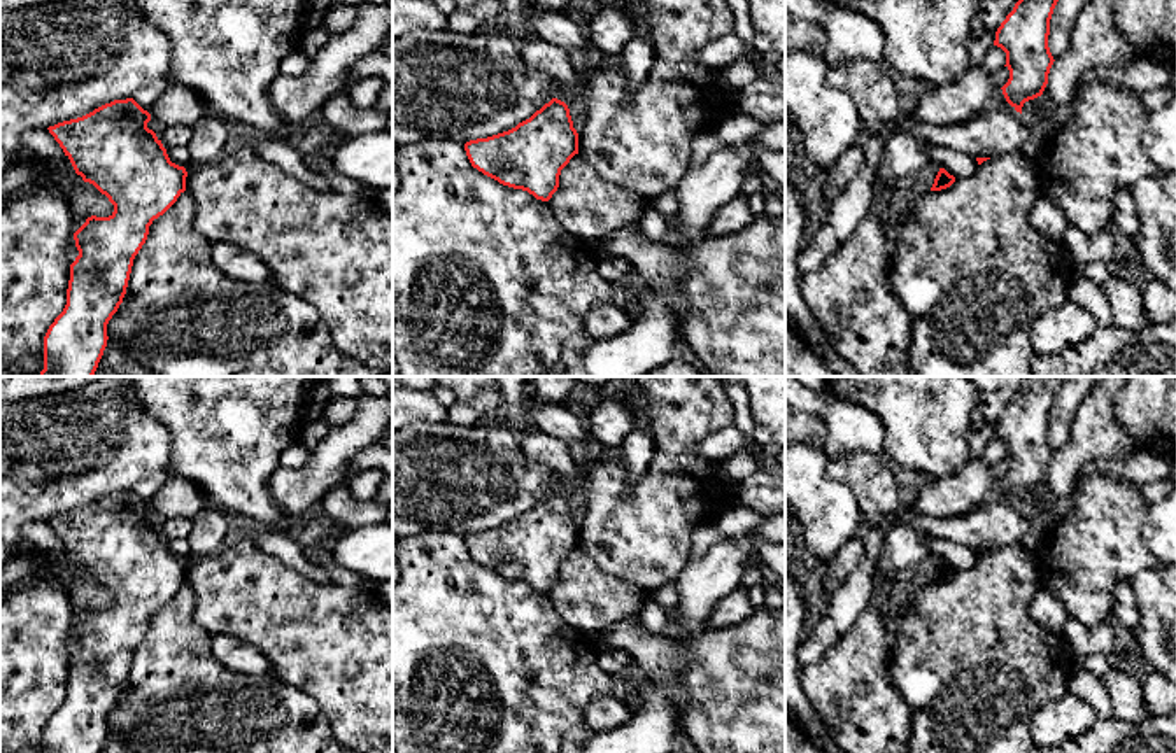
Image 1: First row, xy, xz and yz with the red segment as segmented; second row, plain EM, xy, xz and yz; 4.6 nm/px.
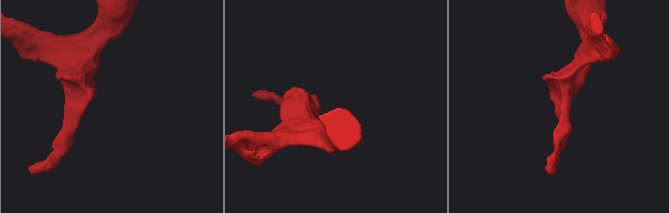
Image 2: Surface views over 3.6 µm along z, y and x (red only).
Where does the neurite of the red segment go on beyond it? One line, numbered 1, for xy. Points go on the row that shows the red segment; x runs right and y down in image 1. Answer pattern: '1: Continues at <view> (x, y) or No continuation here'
1: No continuation here

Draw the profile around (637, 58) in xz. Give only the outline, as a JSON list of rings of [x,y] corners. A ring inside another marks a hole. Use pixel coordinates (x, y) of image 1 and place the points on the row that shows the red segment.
[[[647,33],[633,39],[619,53],[619,61],[626,75],[626,89],[629,95],[636,93],[638,88],[648,79],[655,49]]]

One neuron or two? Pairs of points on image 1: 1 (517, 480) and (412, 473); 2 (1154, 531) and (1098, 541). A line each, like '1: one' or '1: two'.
1: one
2: two

